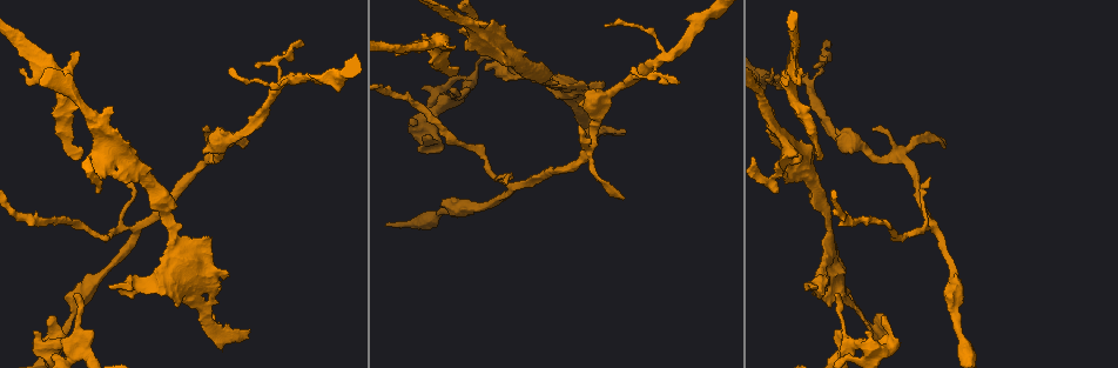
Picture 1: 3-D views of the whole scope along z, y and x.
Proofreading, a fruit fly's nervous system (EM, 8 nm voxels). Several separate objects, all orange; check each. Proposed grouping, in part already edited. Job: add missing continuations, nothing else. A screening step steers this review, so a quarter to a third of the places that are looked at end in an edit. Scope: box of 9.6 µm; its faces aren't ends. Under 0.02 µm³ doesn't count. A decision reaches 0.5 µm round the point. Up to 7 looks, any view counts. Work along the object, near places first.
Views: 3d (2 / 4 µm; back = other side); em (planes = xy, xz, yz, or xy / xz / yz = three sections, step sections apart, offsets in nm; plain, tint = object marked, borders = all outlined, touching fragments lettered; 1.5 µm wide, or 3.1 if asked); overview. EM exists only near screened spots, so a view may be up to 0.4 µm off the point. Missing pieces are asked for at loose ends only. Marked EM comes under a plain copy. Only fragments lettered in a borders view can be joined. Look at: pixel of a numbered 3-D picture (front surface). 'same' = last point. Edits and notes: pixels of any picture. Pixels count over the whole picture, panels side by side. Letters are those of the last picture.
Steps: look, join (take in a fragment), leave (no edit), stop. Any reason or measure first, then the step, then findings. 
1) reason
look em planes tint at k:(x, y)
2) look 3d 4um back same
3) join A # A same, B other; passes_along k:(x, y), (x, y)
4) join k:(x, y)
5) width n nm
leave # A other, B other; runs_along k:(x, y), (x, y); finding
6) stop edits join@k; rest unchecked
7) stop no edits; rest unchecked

thin end
look 3d 4um at 1:(946, 142)

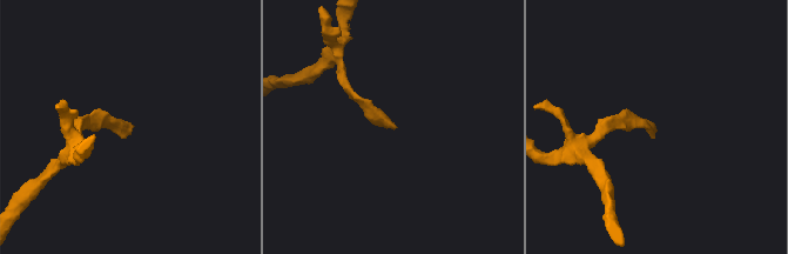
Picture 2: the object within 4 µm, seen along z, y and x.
look em xy step 8 borders at 2:(130, 129)

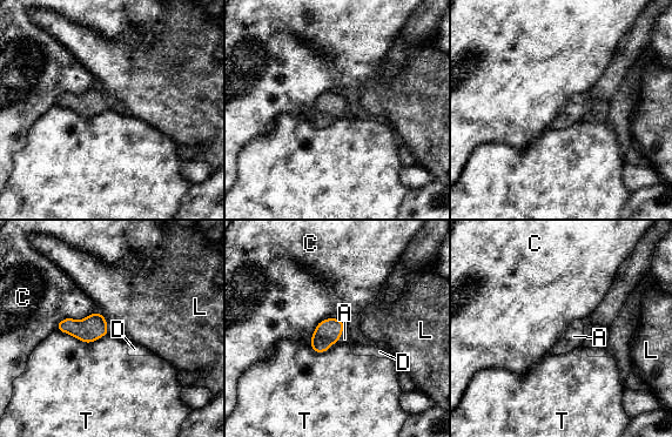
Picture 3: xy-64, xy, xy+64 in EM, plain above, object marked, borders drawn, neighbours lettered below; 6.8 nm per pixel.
join A # A same, C other, D other, L other, T other; passes_along 3:(328, 331), (338, 338), (344, 338); it goes on there

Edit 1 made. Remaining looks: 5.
redraw
look overview

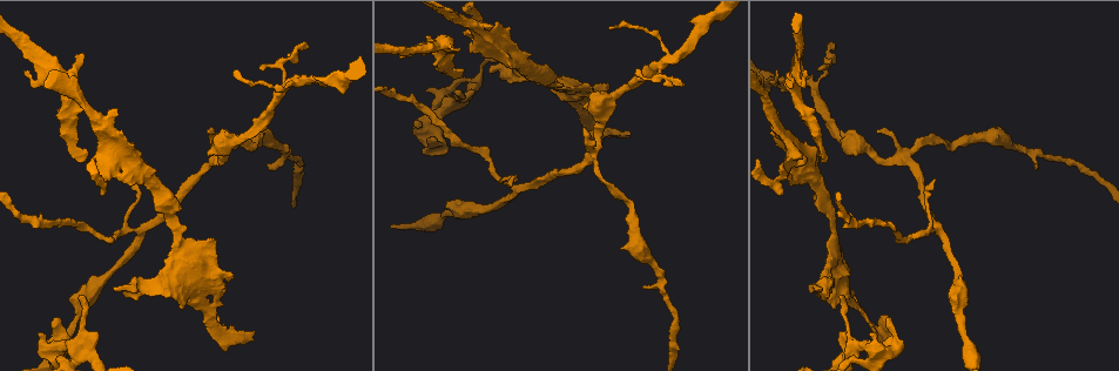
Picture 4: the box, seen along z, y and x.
an open end
look em planes borders at 4:(840, 297)

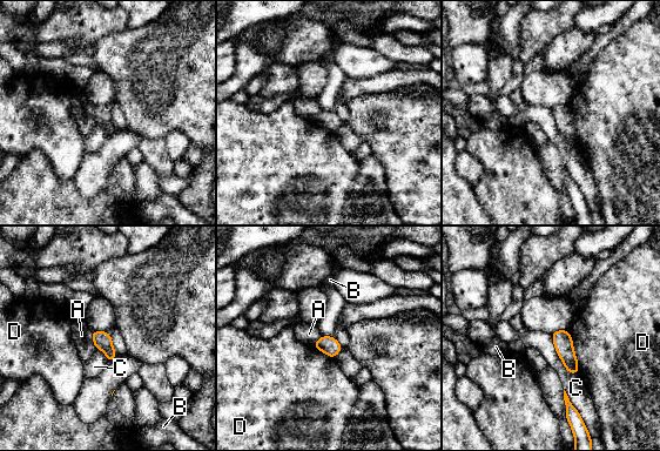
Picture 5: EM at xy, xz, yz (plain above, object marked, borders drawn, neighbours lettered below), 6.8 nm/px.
longest_contact C 320 nm
leave # A other, B other, C other, D other; no lettered fragment goes on from it

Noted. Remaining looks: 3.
an open end
look em planes borders at 4:(461, 73)

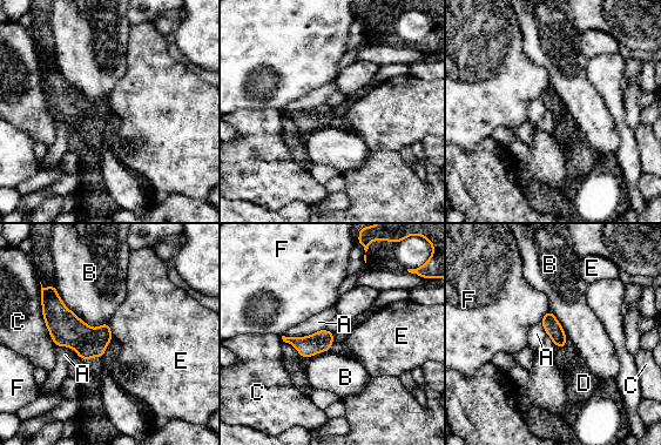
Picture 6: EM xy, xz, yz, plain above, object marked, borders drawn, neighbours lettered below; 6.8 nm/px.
join D # A other, B other, C other, D same, E other, F other; passes_along 6:(68, 330), (92, 357), (94, 365); it goes on there

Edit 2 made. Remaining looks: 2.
stop edits join@3, join@6; rest unchecked

